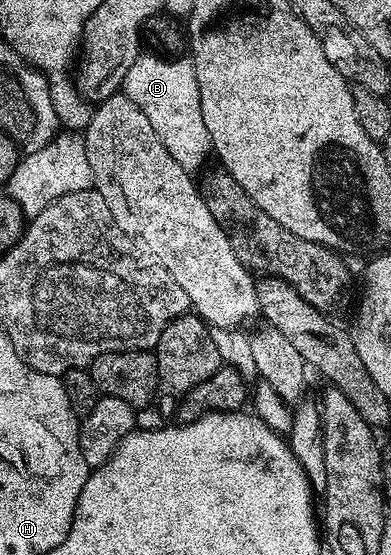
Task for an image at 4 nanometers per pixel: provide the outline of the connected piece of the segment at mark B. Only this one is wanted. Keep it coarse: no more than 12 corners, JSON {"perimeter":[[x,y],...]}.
{"perimeter":[[142,54],[123,95],[188,172],[213,151],[188,58]]}

